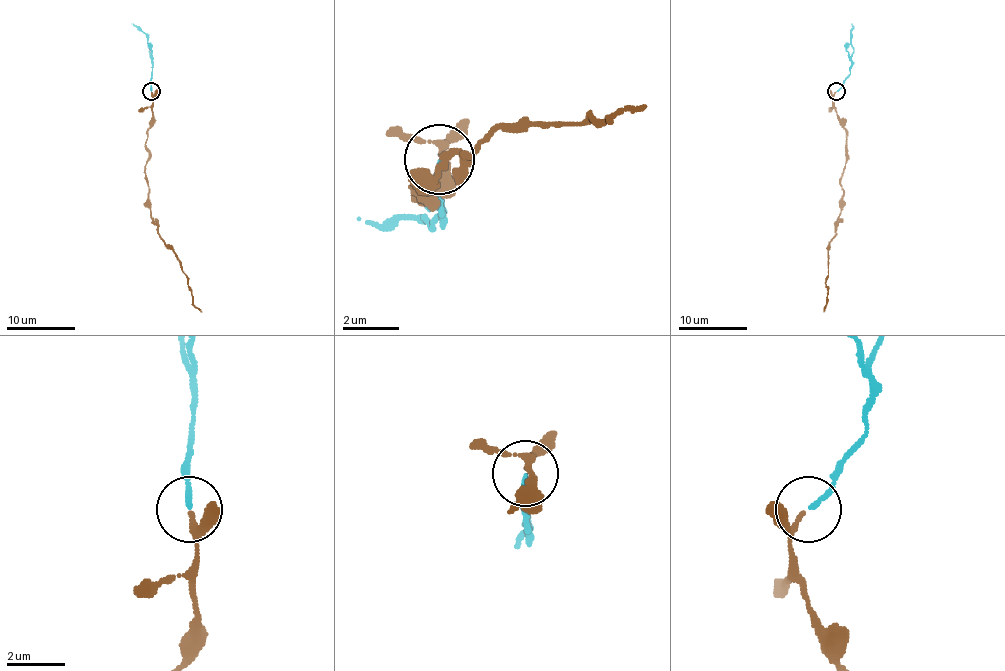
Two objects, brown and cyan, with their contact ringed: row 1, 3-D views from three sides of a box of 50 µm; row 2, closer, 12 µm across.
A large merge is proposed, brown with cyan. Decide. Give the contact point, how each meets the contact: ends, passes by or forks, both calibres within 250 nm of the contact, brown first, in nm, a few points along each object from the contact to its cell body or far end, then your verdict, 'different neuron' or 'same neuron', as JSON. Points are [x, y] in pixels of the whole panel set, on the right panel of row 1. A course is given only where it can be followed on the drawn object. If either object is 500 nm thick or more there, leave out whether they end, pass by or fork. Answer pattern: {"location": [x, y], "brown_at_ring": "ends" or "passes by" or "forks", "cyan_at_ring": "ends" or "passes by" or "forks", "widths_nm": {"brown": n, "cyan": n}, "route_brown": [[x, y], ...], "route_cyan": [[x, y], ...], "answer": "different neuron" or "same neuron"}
{"location": [836, 91], "brown_at_ring": "passes by", "cyan_at_ring": "ends", "widths_nm": {"brown": 140, "cyan": 150}, "route_brown": [[835, 91], [833, 107], [845, 131], [847, 162], [840, 215], [828, 252], [825, 278], [828, 291], [823, 312]], "route_cyan": [[837, 91], [850, 73], [854, 47], [850, 23]], "answer": "same neuron"}

